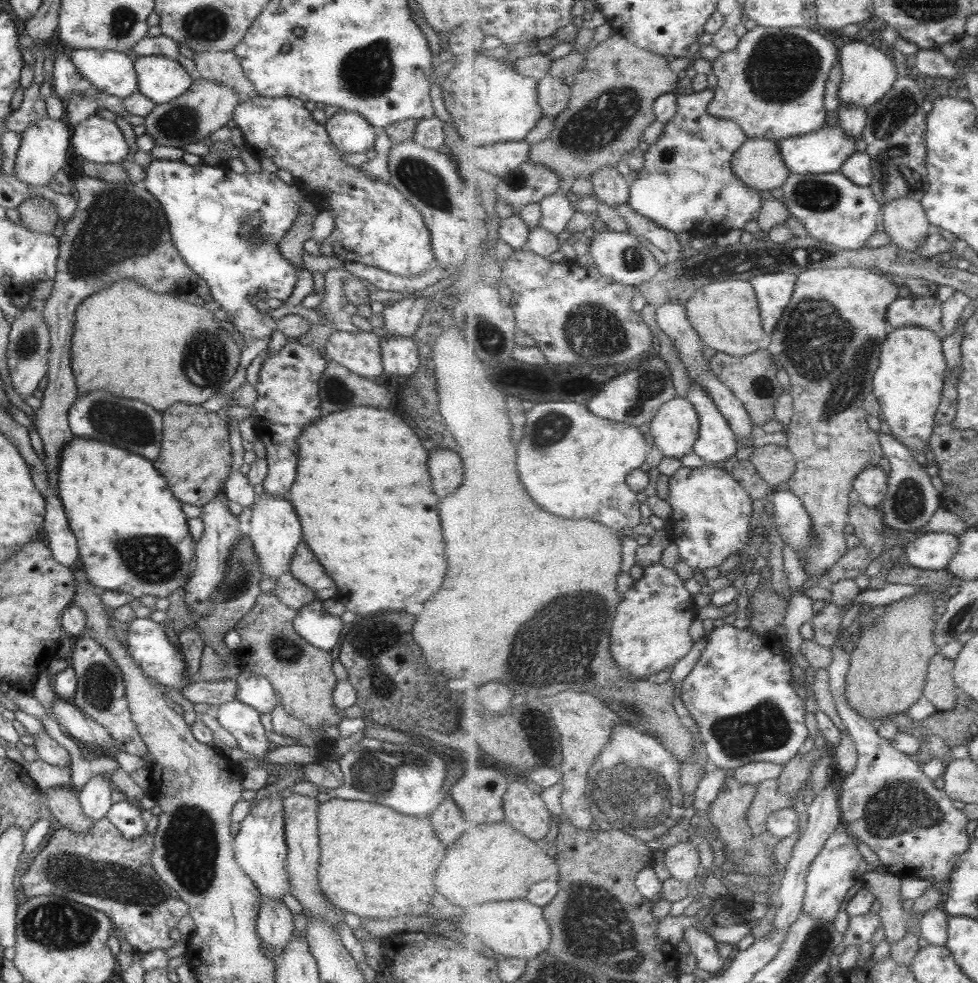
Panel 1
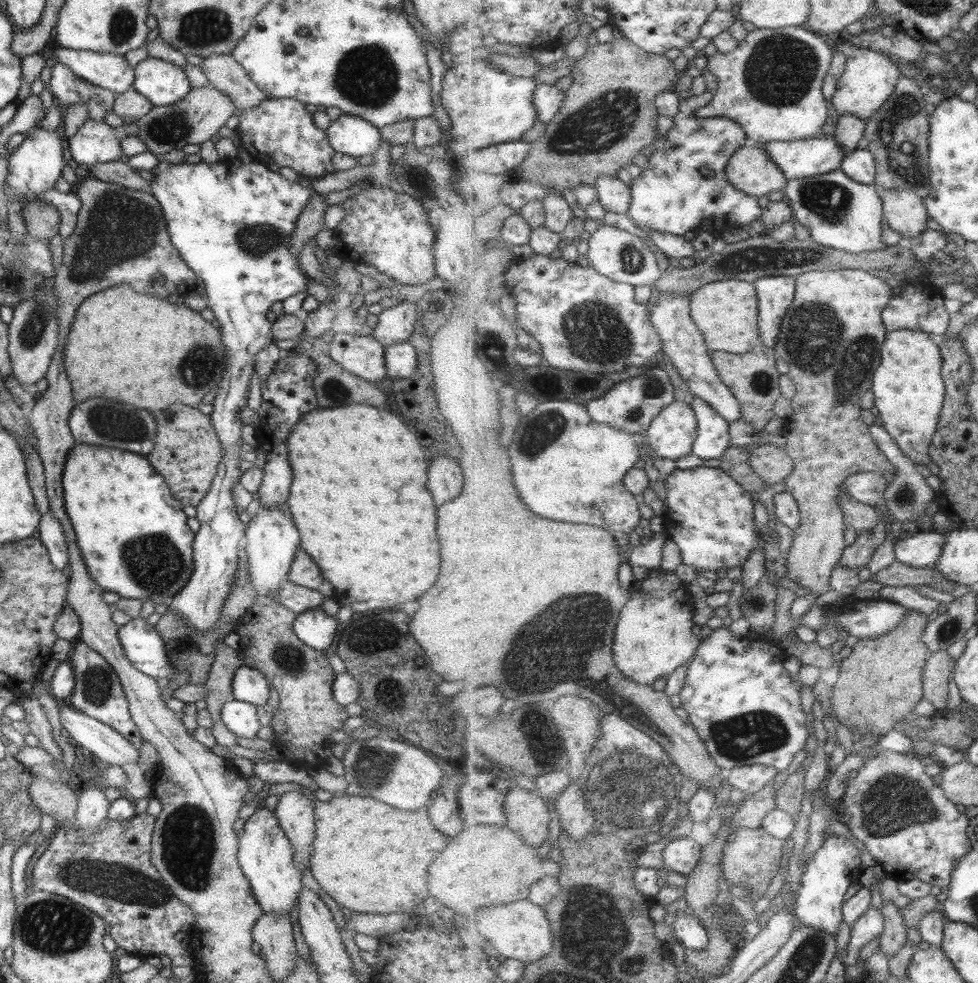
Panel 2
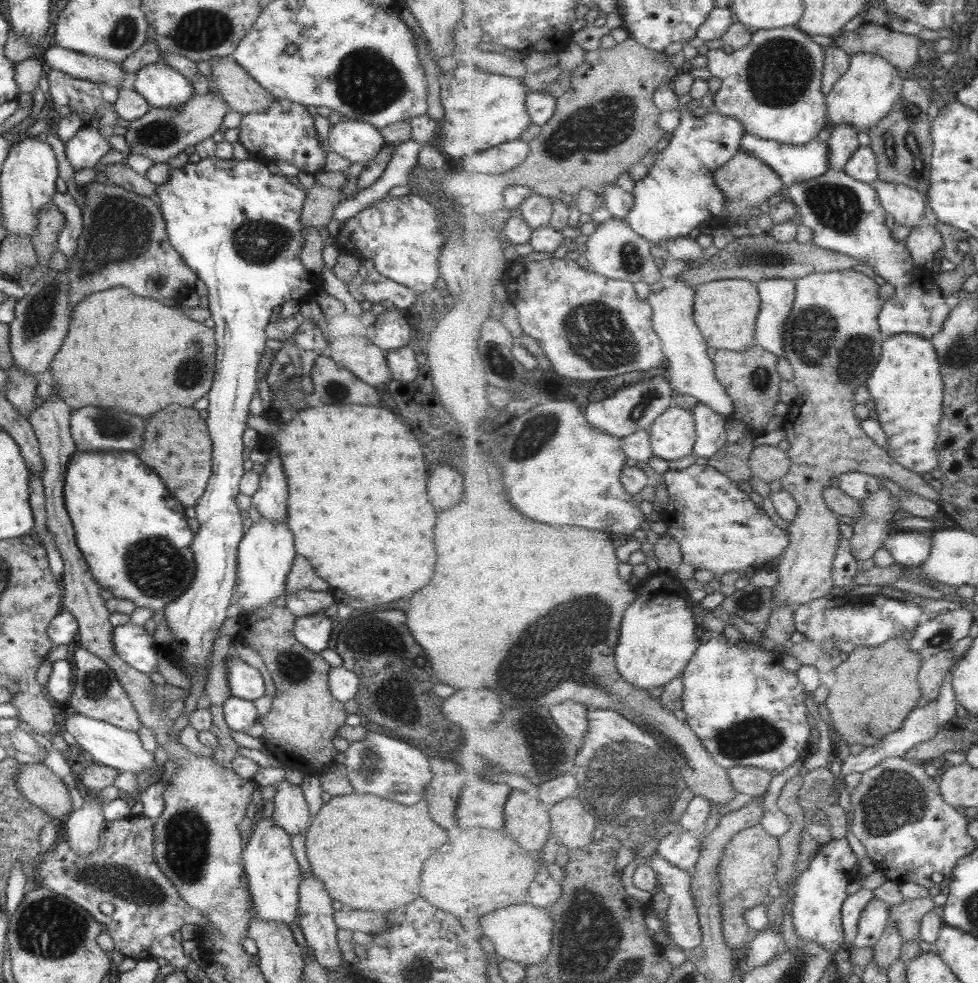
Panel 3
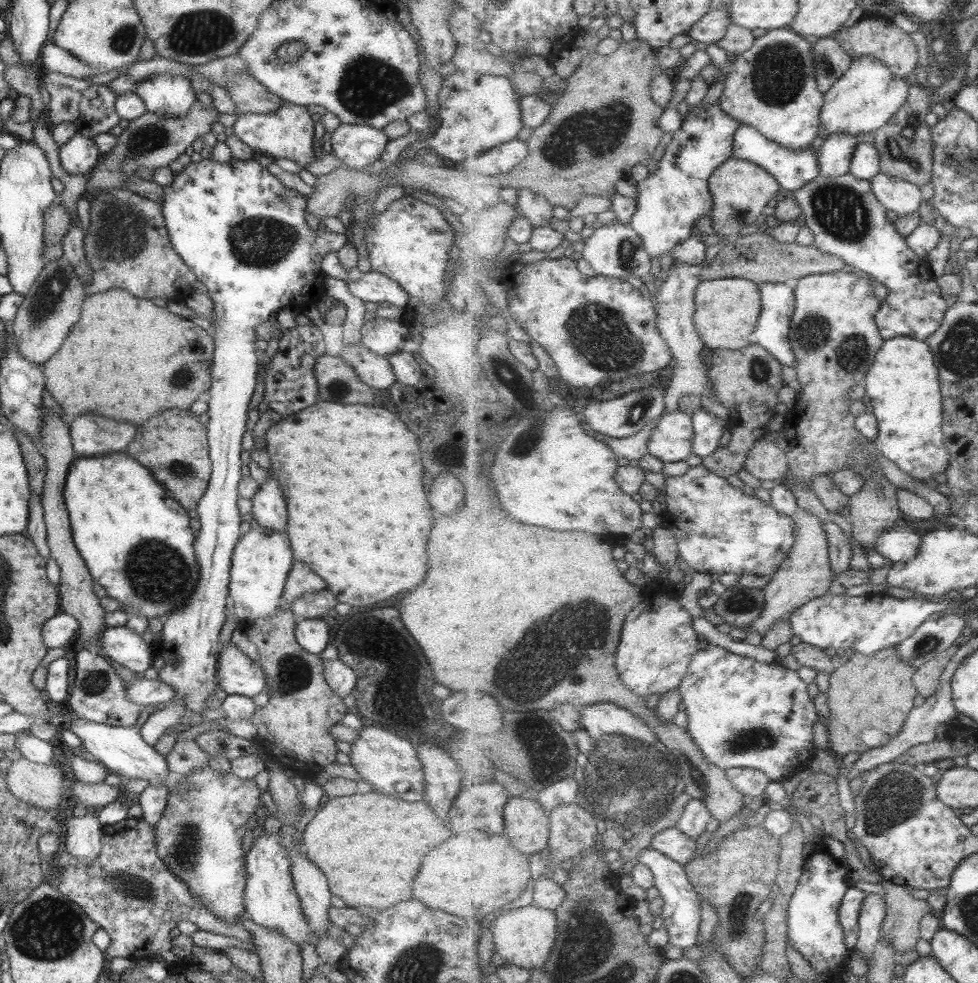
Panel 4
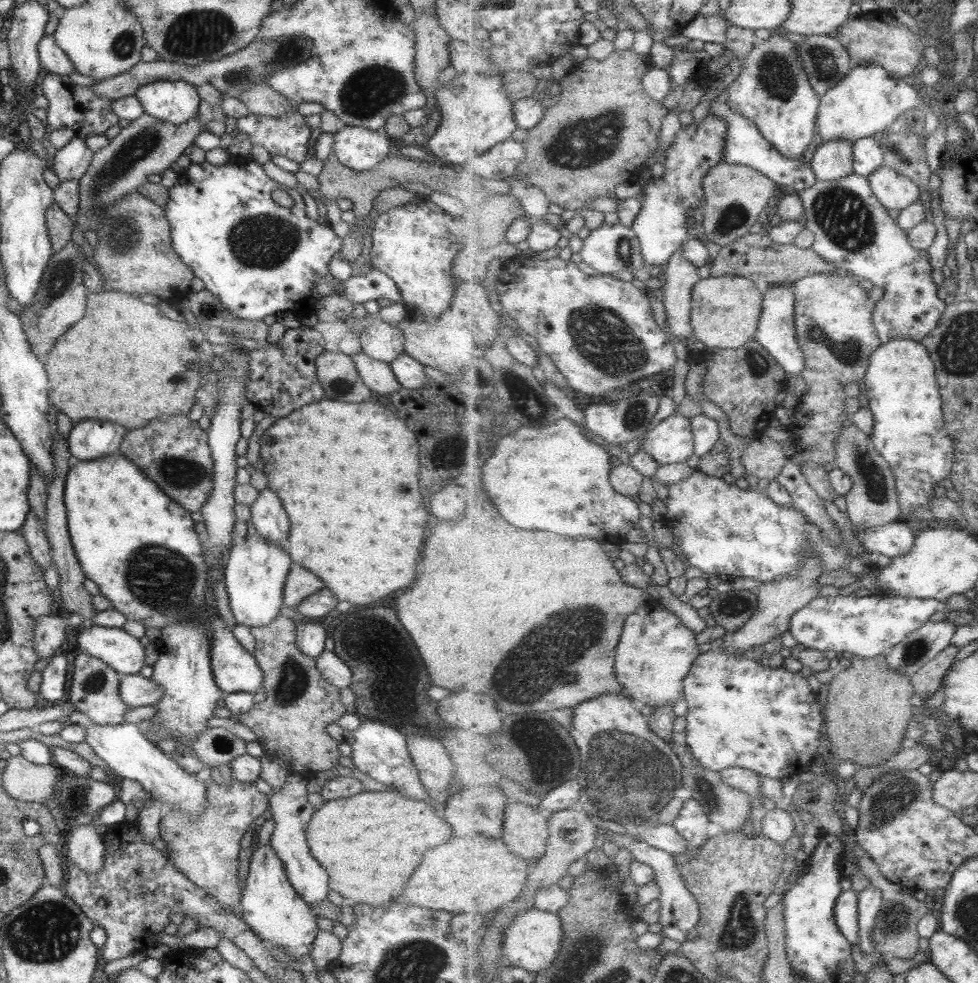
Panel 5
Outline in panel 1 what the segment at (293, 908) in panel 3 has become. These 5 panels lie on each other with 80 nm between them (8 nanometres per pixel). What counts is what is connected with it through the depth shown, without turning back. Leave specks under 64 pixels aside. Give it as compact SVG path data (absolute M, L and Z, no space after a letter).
M273 793L257 803L254 802L249 814L239 822L239 831L233 839L235 862L253 882L261 898L273 901L281 900L284 894L290 894L289 874L284 867L288 848L284 839L283 798L276 799L276 796L277 793Z

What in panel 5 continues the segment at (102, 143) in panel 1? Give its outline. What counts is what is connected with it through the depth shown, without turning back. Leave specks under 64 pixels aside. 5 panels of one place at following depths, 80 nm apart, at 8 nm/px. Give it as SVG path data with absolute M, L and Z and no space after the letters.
M73 137L63 148L56 150L53 157L53 172L59 182L77 180L88 168L92 152L83 139Z

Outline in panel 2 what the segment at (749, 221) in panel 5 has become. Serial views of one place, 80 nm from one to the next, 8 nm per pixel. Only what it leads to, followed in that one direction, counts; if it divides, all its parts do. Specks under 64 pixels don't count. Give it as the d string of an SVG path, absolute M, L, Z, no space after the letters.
M762 143L740 148L729 161L726 175L735 188L763 201L769 192L784 190L789 181Z

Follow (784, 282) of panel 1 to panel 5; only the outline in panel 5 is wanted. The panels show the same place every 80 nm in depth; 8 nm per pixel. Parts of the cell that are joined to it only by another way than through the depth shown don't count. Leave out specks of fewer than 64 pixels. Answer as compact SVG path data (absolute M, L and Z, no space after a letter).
M776 285L769 289L764 289L764 292L764 311L753 340L762 344L786 370L789 376L791 374L799 376L805 370L806 360L796 335L796 295L793 287Z

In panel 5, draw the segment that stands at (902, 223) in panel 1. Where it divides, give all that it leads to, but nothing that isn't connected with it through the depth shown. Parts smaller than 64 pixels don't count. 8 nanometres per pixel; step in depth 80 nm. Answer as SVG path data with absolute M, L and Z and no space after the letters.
M885 165L869 175L868 179L875 196L887 209L907 210L917 204L921 196L919 185L914 180Z

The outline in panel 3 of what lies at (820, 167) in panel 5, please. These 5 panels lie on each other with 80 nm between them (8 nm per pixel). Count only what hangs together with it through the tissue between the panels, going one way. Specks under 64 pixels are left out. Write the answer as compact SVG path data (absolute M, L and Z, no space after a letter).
M839 124L833 127L827 140L831 152L831 169L845 170L848 160L851 160L853 153L860 147L857 134L859 128L852 124Z

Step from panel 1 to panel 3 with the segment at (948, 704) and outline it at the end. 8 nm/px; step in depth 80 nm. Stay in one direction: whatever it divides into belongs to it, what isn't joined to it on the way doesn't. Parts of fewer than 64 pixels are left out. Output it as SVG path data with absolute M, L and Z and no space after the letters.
M951 650L940 652L935 656L923 660L920 670L920 684L923 698L932 701L939 698L939 688L945 680L945 674L953 664L955 654Z

